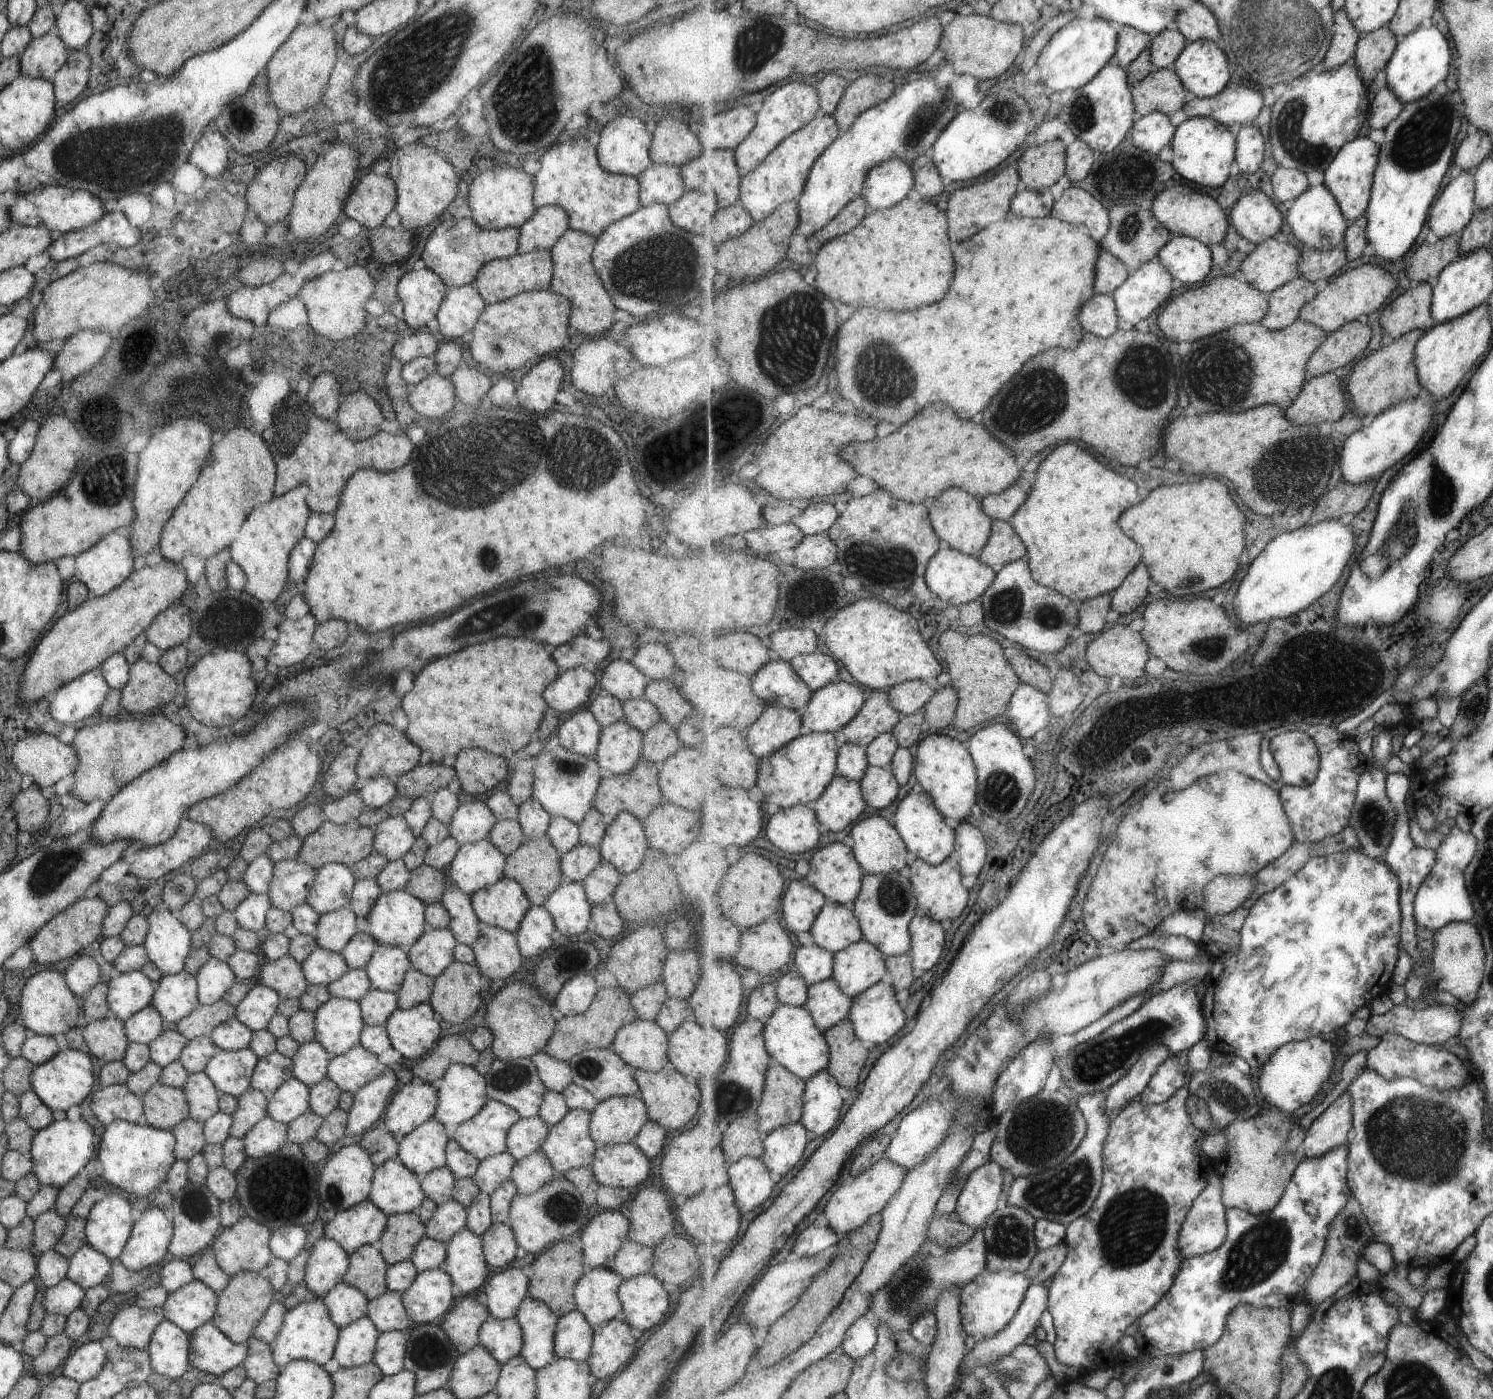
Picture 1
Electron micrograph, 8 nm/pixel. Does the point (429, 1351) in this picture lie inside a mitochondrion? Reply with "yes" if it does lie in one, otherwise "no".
yes

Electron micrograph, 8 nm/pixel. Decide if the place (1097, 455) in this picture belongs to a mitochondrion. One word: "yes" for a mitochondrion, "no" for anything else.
no

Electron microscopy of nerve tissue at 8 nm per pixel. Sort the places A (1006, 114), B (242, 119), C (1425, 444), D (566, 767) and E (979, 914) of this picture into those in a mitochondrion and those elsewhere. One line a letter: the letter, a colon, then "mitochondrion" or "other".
A: mitochondrion
B: mitochondrion
C: other
D: mitochondrion
E: other

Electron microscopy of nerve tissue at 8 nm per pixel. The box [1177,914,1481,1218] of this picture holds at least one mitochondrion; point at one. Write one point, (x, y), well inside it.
(1424, 1142)

